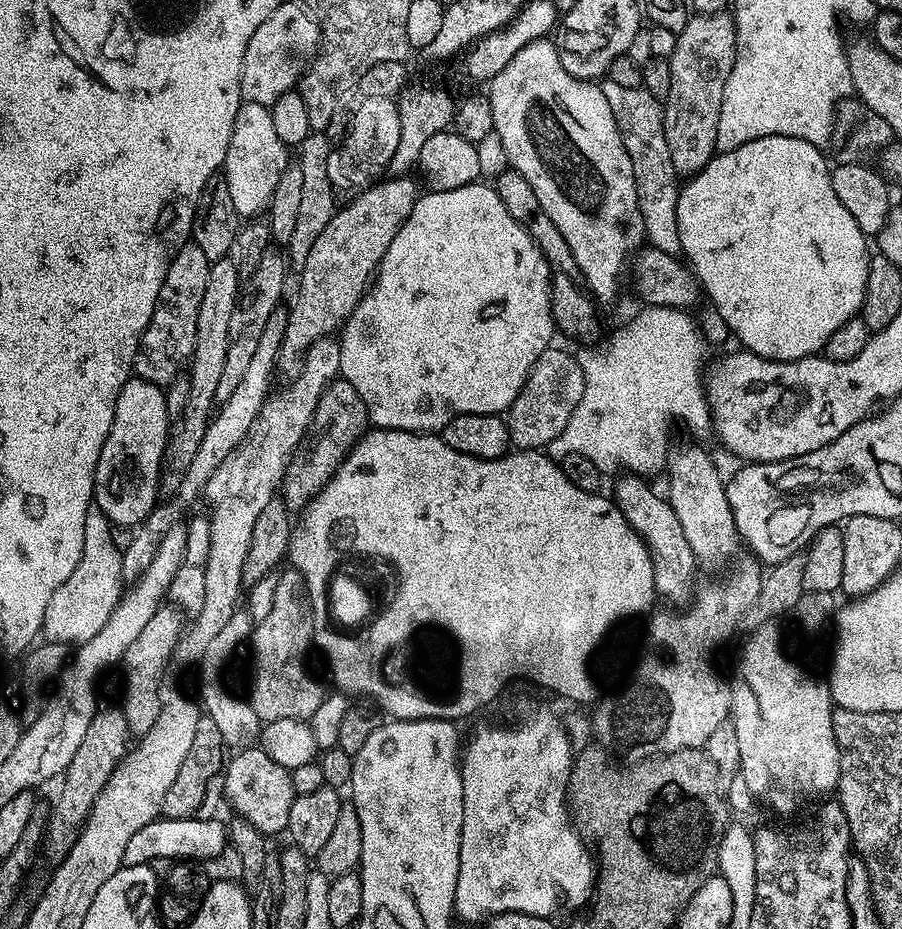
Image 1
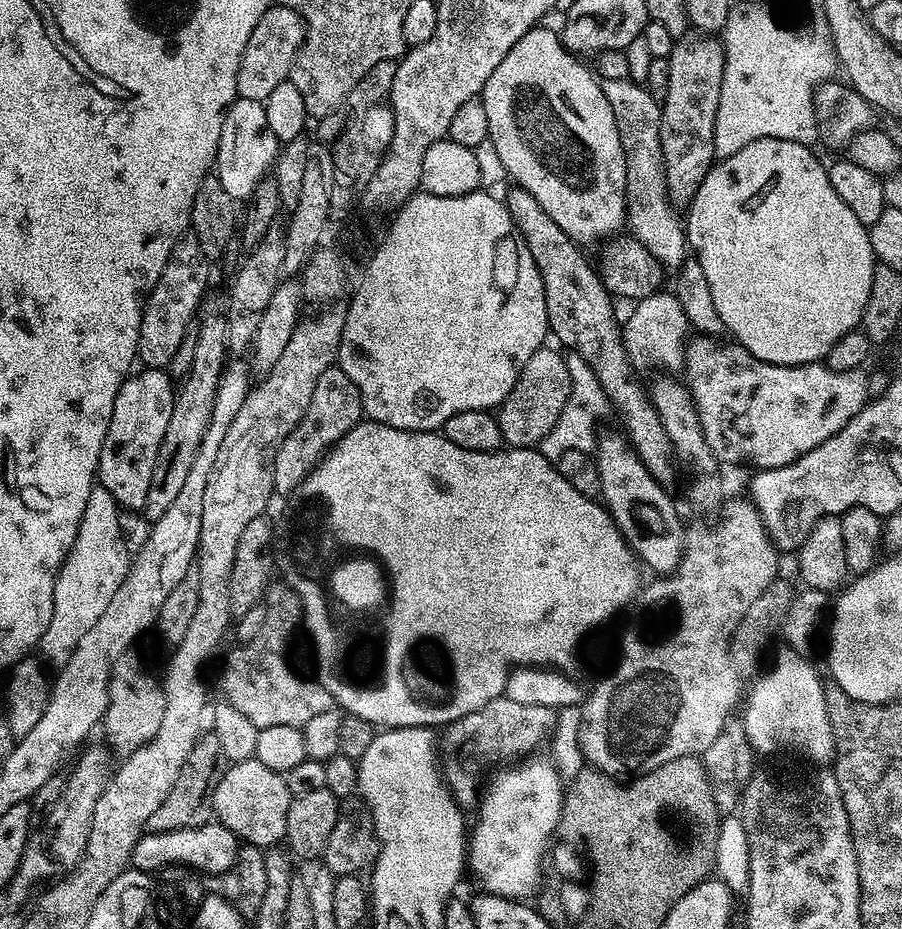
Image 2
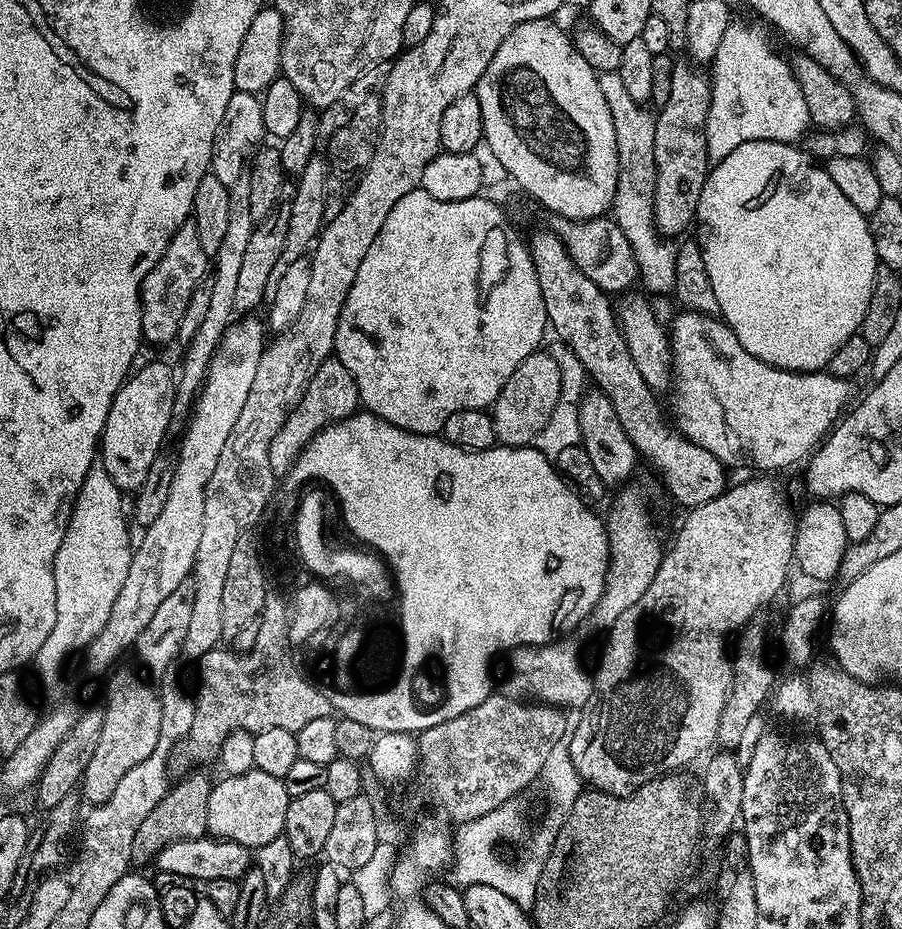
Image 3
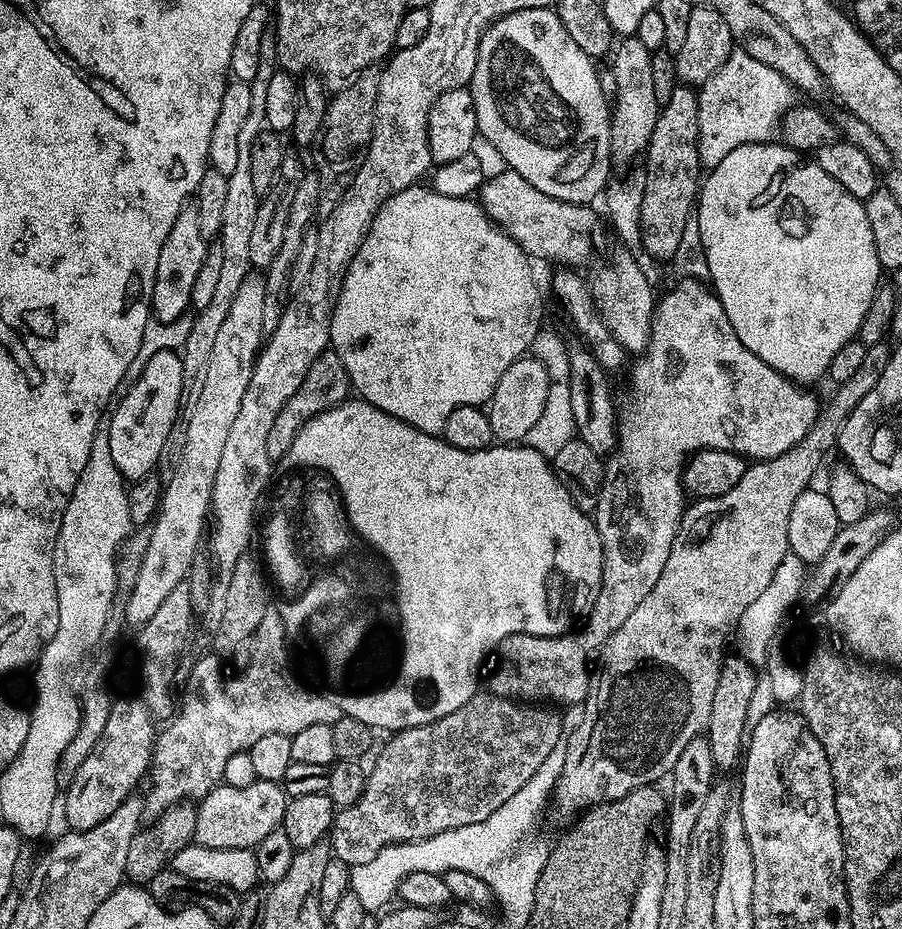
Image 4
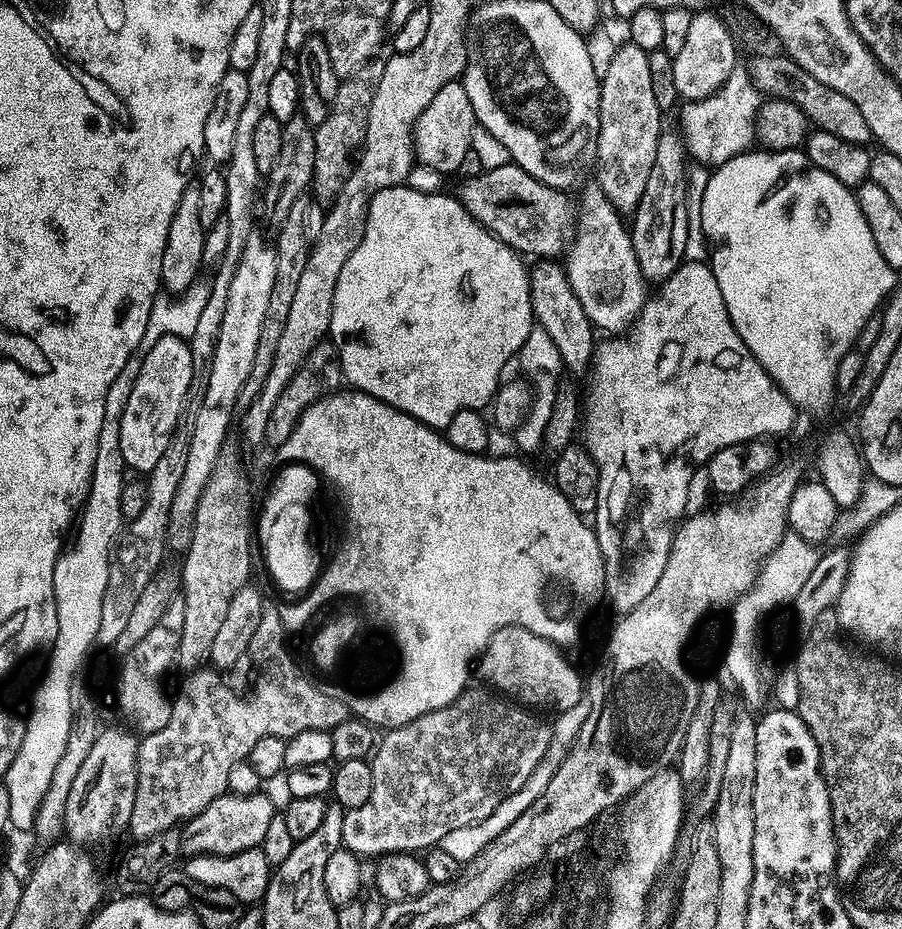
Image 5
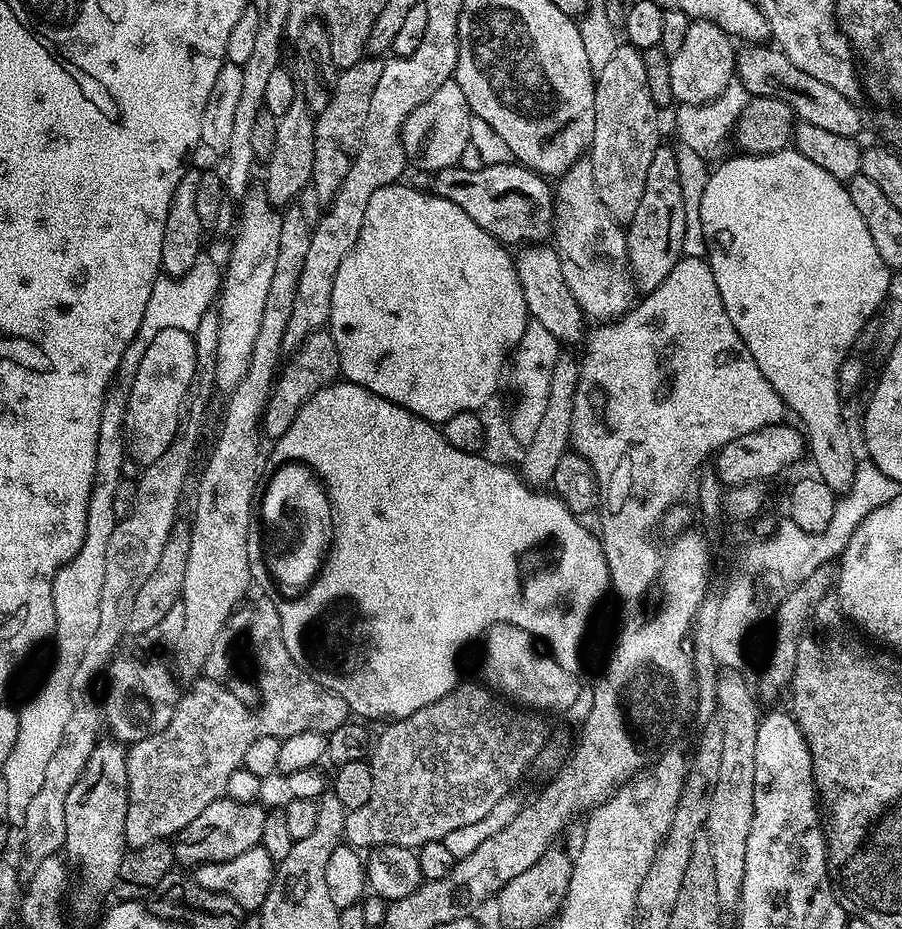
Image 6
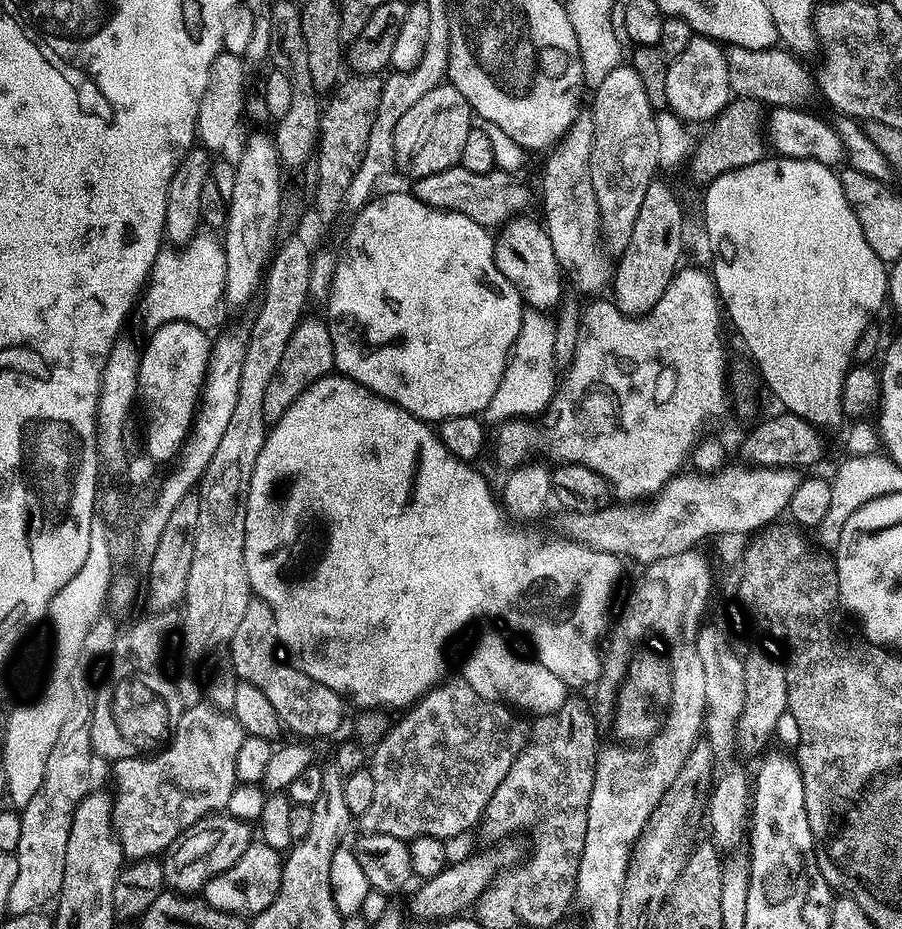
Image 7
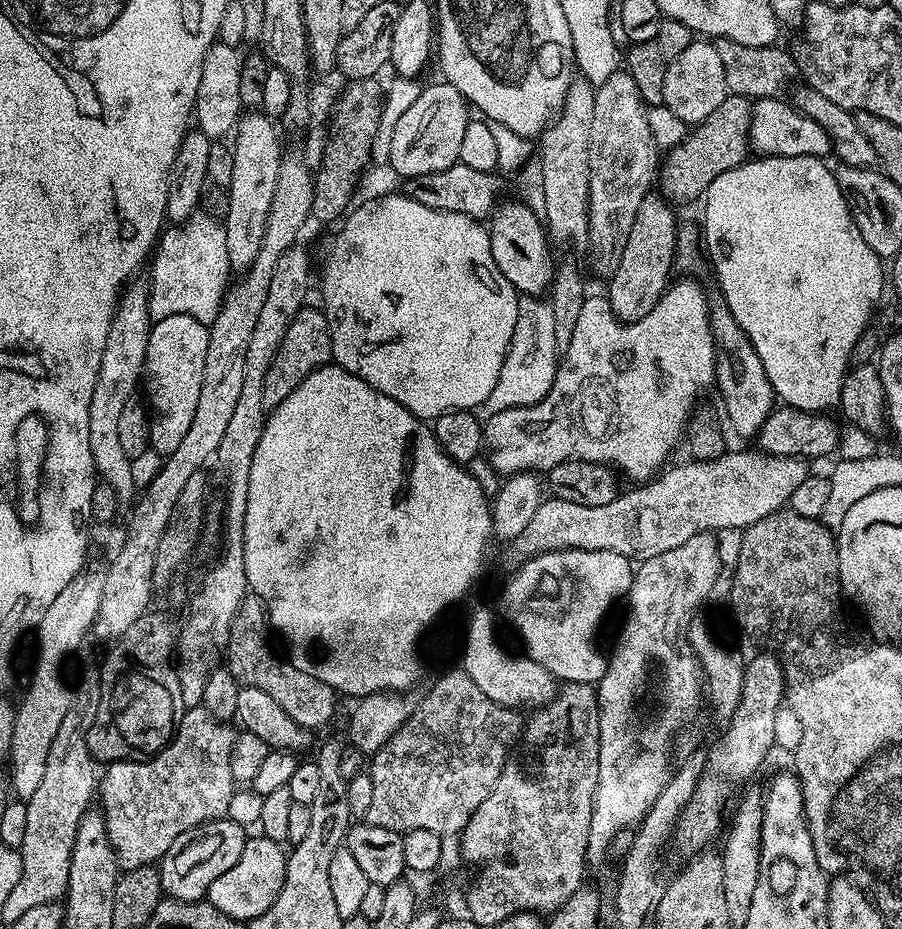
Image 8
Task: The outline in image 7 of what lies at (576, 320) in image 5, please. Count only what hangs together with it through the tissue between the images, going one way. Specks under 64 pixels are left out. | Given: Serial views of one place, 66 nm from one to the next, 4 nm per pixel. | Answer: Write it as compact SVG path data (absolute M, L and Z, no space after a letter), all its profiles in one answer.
M528 214L518 215L495 233L494 262L506 282L518 290L521 300L529 309L548 314L558 309L565 299L566 276L555 257L545 225L539 219L531 220L530 217Z

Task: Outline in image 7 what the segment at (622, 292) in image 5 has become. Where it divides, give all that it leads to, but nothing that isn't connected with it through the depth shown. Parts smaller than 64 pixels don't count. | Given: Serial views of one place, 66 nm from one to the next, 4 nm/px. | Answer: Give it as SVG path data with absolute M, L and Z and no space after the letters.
M591 115L577 116L571 130L547 155L549 158L544 164L544 177L540 180L540 188L544 191L542 220L550 234L555 257L558 258L561 271L566 275L567 283L571 287L573 284L578 291L585 292L588 298L603 293L600 291L613 283L614 271L613 257L608 257L608 252L604 249L598 201L590 176L593 142L594 122Z

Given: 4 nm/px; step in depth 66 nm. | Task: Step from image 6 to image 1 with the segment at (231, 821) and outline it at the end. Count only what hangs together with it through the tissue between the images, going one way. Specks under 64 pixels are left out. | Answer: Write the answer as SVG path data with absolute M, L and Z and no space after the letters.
M241 748L228 761L224 775L224 800L243 819L249 820L265 837L272 838L283 833L290 822L291 804L297 794L292 785L292 773L278 766L264 753L263 748Z

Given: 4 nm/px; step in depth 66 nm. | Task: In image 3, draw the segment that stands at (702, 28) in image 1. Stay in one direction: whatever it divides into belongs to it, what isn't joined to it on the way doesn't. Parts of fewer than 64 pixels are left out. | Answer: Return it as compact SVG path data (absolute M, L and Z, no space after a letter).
M677 62L674 66L674 79L670 89L670 99L659 105L655 113L654 161L657 166L657 181L654 182L653 214L655 225L664 236L675 236L695 221L698 198L702 198L704 183L708 177L710 161L706 150L706 118L710 110L712 81L709 73L695 63Z

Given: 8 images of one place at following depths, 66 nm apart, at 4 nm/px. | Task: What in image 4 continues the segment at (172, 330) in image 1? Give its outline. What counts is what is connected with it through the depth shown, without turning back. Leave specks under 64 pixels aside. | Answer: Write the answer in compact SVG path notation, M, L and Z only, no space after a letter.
M189 202L174 218L166 242L162 242L162 254L158 254L158 270L152 287L152 316L161 324L173 324L185 315L191 305L191 290L194 278L206 259L209 241L202 238L202 225L198 223L198 210L195 203Z

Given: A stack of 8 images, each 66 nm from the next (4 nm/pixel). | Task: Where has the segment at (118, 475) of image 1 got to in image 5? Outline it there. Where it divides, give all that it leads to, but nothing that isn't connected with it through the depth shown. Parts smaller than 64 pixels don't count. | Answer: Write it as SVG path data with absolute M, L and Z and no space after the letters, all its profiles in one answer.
M177 336L158 338L150 354L142 362L142 370L138 374L138 382L134 382L134 390L130 390L130 398L126 402L126 410L122 410L118 442L122 450L125 469L136 474L147 474L154 470L158 458L162 458L166 446L170 446L170 438L174 434L174 426L181 413L182 401L190 387L193 375L193 361L188 340Z

